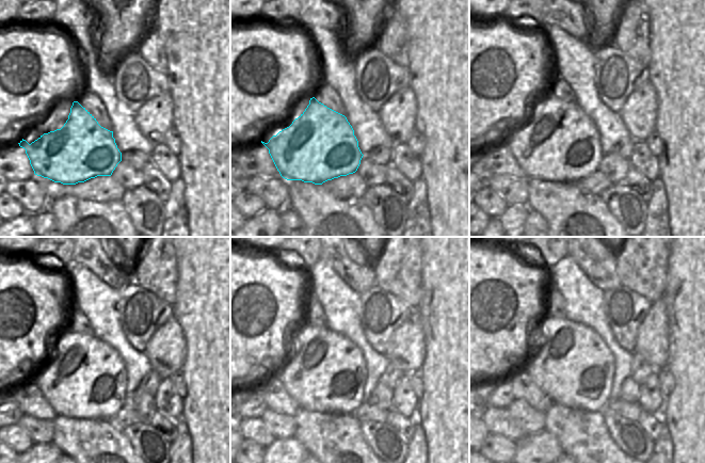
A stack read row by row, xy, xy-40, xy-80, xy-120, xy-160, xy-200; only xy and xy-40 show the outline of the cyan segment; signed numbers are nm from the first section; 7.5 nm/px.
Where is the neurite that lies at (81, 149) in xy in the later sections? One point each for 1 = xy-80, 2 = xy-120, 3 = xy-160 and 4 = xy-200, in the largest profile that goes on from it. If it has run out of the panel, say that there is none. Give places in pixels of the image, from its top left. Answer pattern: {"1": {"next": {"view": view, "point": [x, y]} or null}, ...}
{"1": {"next": {"view": "xy-80", "point": [559, 143]}}, "2": {"next": {"view": "xy-120", "point": [86, 378]}}, "3": {"next": {"view": "xy-160", "point": [326, 373]}}, "4": {"next": {"view": "xy-200", "point": [572, 365]}}}

